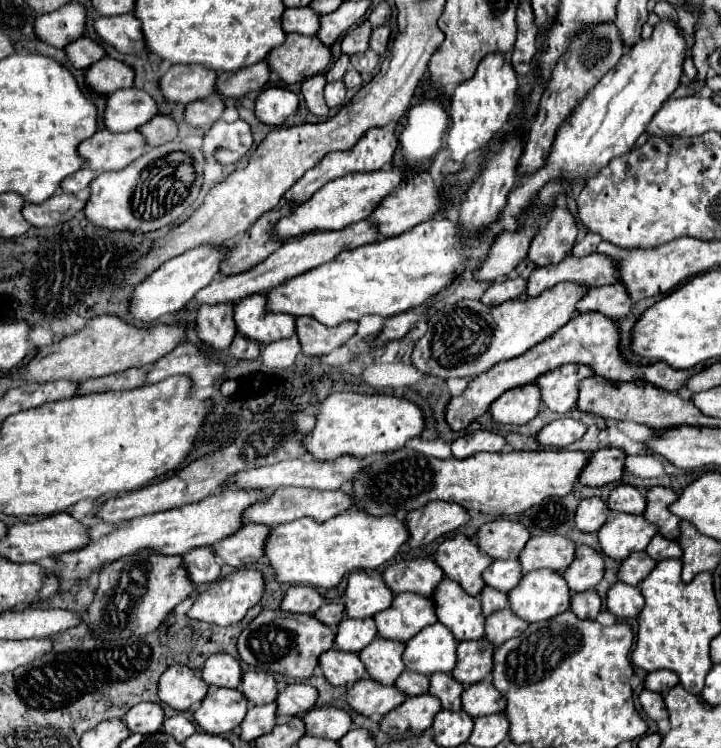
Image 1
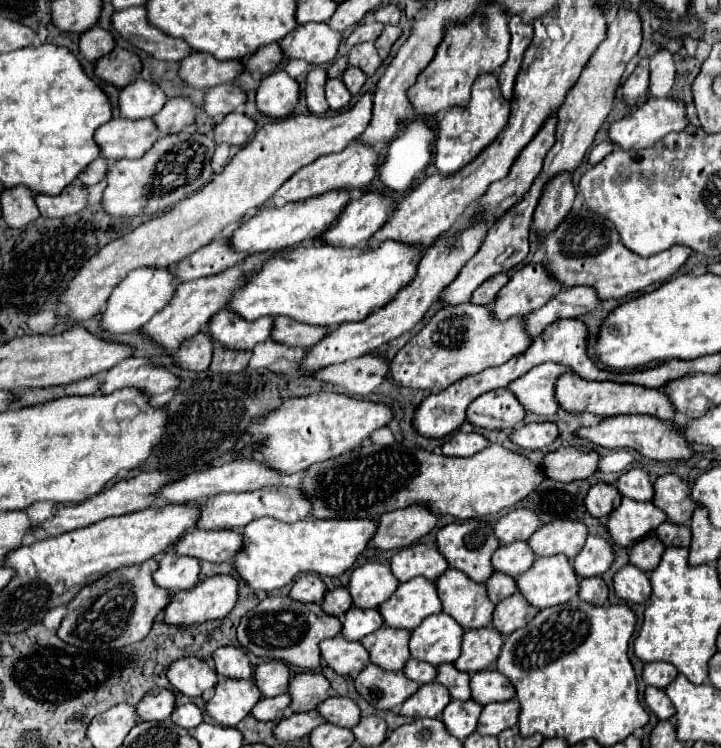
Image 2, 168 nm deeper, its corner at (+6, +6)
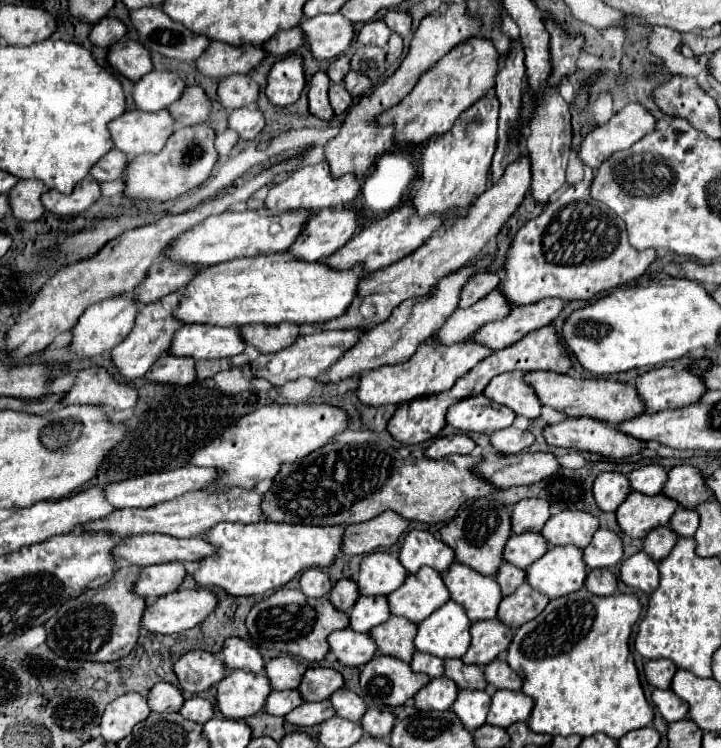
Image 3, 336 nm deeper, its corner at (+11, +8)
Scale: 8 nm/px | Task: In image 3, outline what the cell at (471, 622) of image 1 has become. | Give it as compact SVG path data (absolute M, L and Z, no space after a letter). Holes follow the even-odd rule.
M454 561L454 565L442 577L450 597L466 609L466 615L472 623L496 617L502 591L494 577L480 575L478 571L458 561Z

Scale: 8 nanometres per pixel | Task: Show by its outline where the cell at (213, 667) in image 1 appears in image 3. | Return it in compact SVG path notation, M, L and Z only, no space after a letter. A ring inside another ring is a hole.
M240 637L226 639L222 655L224 655L224 663L228 669L244 669L244 671L252 671L252 673L264 671L264 659L262 659L260 651L252 643L248 643Z

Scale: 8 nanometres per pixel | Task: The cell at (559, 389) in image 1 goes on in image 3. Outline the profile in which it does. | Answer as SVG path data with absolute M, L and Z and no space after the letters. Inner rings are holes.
M510 371L510 373L498 375L496 379L492 379L492 383L488 383L488 387L484 389L484 395L494 403L512 409L516 415L536 419L540 415L542 405L536 399L536 393L532 391L532 387L524 383L522 375L524 375L522 371Z

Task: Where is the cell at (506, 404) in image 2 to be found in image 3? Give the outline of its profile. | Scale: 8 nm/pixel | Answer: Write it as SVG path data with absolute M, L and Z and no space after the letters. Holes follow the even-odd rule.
M484 395L462 399L460 403L452 405L446 413L446 423L460 431L480 431L480 433L492 433L498 429L506 429L514 421L514 411L508 411L508 407L500 407L498 403L492 403Z

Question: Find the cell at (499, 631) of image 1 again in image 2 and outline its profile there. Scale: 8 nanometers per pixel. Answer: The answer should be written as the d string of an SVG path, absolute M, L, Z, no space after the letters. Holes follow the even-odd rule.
M513 593L505 601L497 603L493 611L493 621L491 625L501 633L509 635L521 625L527 625L535 617L537 609L533 609L525 599L521 599L521 593Z

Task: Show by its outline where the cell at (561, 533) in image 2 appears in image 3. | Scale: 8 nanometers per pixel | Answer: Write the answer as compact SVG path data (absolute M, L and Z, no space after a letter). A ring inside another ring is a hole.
M562 511L562 513L556 513L556 515L552 515L548 519L548 523L542 529L542 535L548 539L550 545L570 545L570 543L574 543L576 547L584 549L586 545L590 545L592 535L596 533L598 527L600 527L600 521L592 513L586 513L586 511Z

